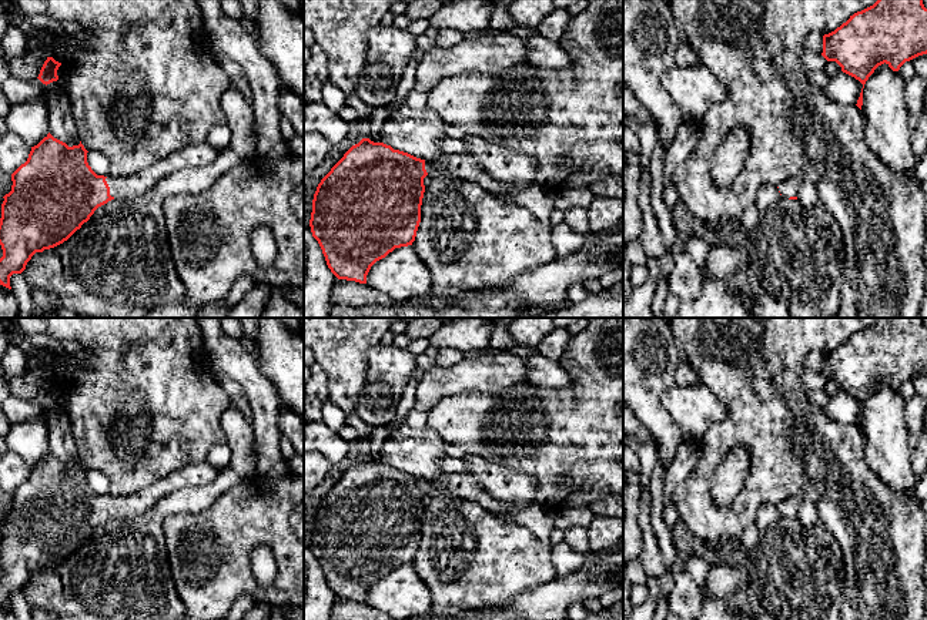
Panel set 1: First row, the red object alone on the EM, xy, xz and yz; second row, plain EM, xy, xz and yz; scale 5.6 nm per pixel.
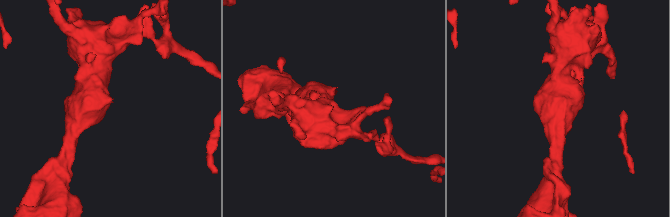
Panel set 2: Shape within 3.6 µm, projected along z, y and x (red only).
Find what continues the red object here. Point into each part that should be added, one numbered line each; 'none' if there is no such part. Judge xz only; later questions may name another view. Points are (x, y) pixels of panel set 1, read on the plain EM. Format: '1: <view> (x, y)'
1: xz (541, 522)

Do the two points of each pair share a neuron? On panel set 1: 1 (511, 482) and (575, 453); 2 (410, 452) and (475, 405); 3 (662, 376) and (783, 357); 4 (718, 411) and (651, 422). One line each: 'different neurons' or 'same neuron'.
1: different neurons
2: different neurons
3: different neurons
4: different neurons

